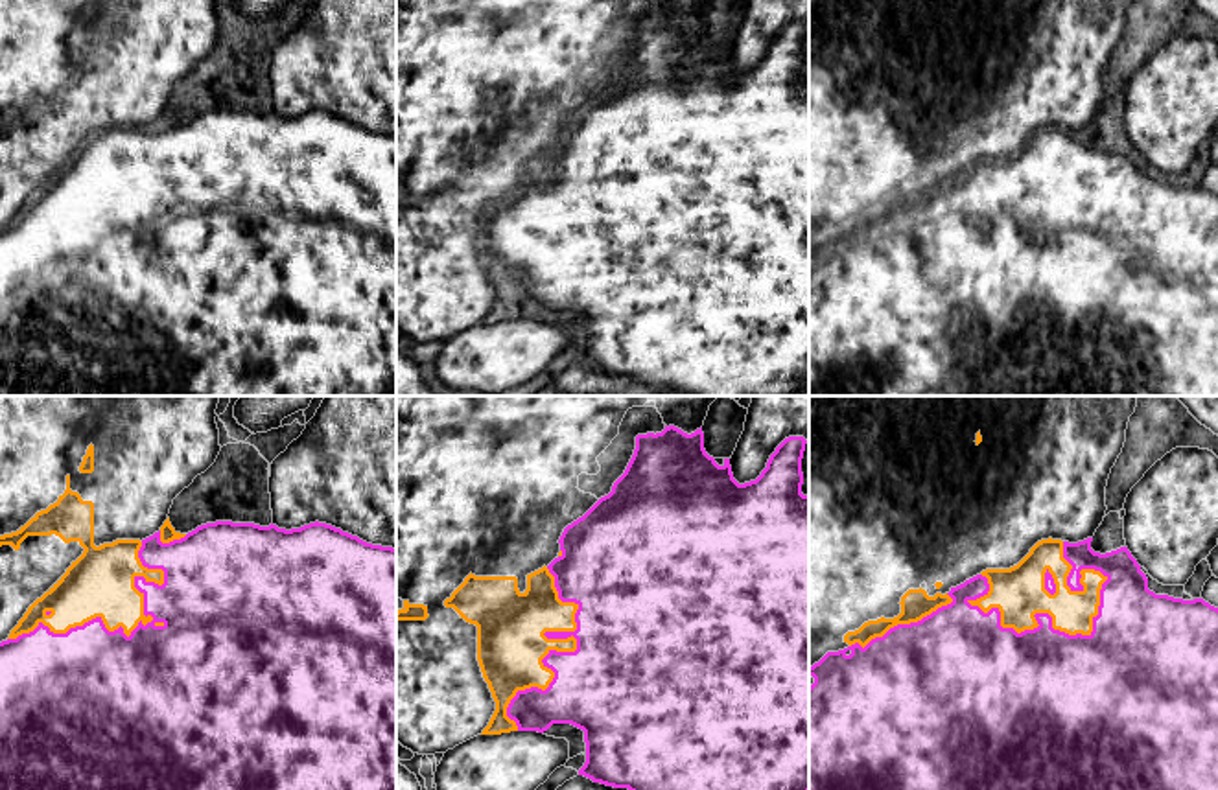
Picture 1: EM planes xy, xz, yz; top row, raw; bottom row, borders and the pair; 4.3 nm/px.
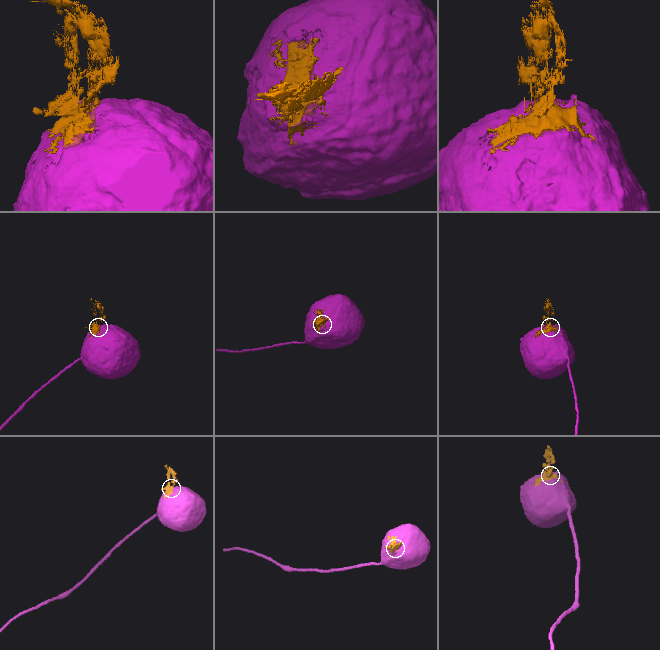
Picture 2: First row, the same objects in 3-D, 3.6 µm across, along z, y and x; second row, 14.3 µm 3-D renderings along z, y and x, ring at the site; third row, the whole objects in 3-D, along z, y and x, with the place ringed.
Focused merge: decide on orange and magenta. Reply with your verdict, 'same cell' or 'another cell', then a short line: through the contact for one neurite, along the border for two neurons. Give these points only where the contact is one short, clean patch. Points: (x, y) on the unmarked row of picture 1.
another cell

